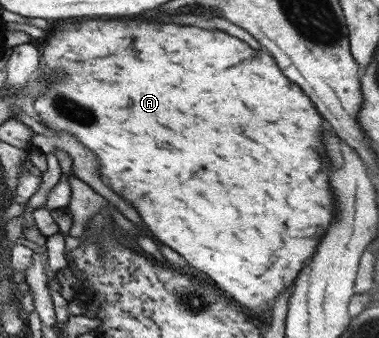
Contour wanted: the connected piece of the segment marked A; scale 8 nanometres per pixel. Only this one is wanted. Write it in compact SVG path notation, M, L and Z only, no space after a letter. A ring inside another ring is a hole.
M77 19L69 21L55 21L51 23L50 30L47 31L46 36L42 39L42 56L39 55L41 63L39 63L38 72L40 72L48 81L47 90L41 93L34 101L33 107L42 119L42 123L50 131L48 135L56 135L58 131L66 131L76 137L76 139L92 150L92 153L98 158L98 171L100 171L100 177L106 177L106 183L108 187L118 193L122 199L130 201L132 207L136 209L136 213L140 215L144 225L150 230L150 233L156 237L160 243L168 246L172 251L178 253L183 259L192 267L199 275L203 278L208 279L212 285L214 285L220 292L222 292L226 297L229 297L234 302L241 305L241 307L246 307L248 311L256 311L257 315L262 315L263 309L265 307L272 307L273 301L276 299L276 294L280 294L282 290L288 288L288 286L293 286L292 281L294 277L298 275L298 271L304 267L304 263L310 259L312 251L316 249L316 243L320 241L320 235L324 235L324 231L328 229L330 221L334 219L334 203L332 203L332 193L328 191L328 157L324 155L324 147L322 147L322 119L320 115L316 113L316 108L313 103L310 103L307 95L302 93L300 87L291 80L288 81L281 71L278 71L279 67L276 62L272 59L272 56L264 51L252 49L236 37L230 37L226 35L224 31L204 31L204 29L198 29L198 27L180 27L180 25L172 25L172 23L144 23L144 21L86 21L86 19Z

